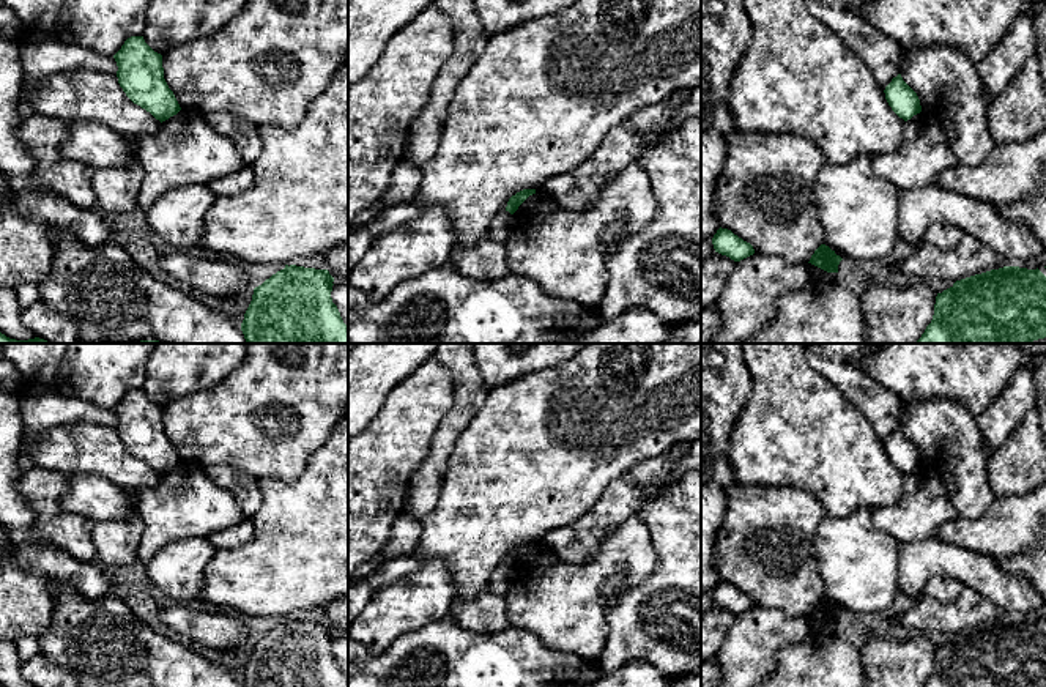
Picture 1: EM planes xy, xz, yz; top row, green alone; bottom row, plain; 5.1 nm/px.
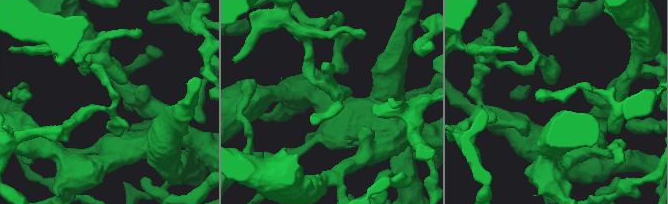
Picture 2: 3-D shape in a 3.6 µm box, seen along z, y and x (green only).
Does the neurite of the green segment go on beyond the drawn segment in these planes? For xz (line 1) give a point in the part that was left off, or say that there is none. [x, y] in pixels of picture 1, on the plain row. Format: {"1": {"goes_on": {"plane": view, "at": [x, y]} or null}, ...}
{"1": {"goes_on": null}}

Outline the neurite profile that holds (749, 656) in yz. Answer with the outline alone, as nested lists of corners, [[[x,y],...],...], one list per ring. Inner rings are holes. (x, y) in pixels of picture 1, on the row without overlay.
[[[756,605],[736,615],[717,654],[717,687],[758,687],[775,674],[778,651],[810,635],[807,616],[791,618]]]

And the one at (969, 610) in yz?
[[[974,588],[964,591],[950,603],[940,603],[928,596],[895,619],[896,626],[920,632],[961,633],[1010,616]]]

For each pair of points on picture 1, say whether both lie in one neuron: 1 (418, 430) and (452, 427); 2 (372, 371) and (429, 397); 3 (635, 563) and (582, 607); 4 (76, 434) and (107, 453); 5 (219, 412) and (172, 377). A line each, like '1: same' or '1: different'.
1: different
2: different
3: same
4: same
5: different

